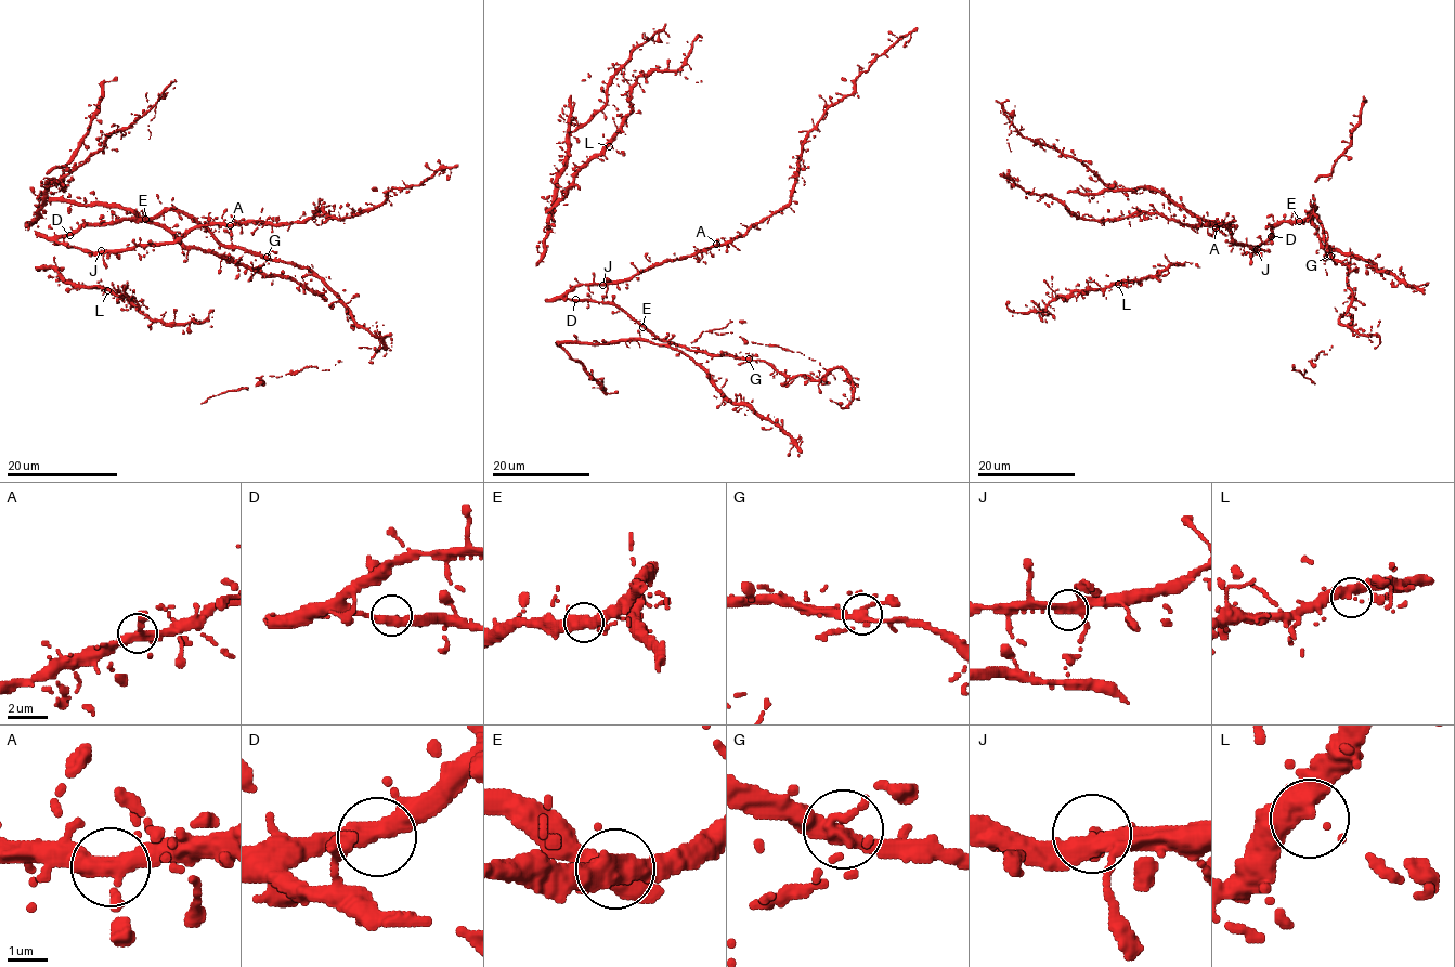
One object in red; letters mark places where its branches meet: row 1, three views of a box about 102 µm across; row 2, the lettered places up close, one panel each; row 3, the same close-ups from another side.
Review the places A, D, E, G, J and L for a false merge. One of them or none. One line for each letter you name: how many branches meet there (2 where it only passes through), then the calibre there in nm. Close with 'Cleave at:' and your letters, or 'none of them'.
Cleave at: none of them

